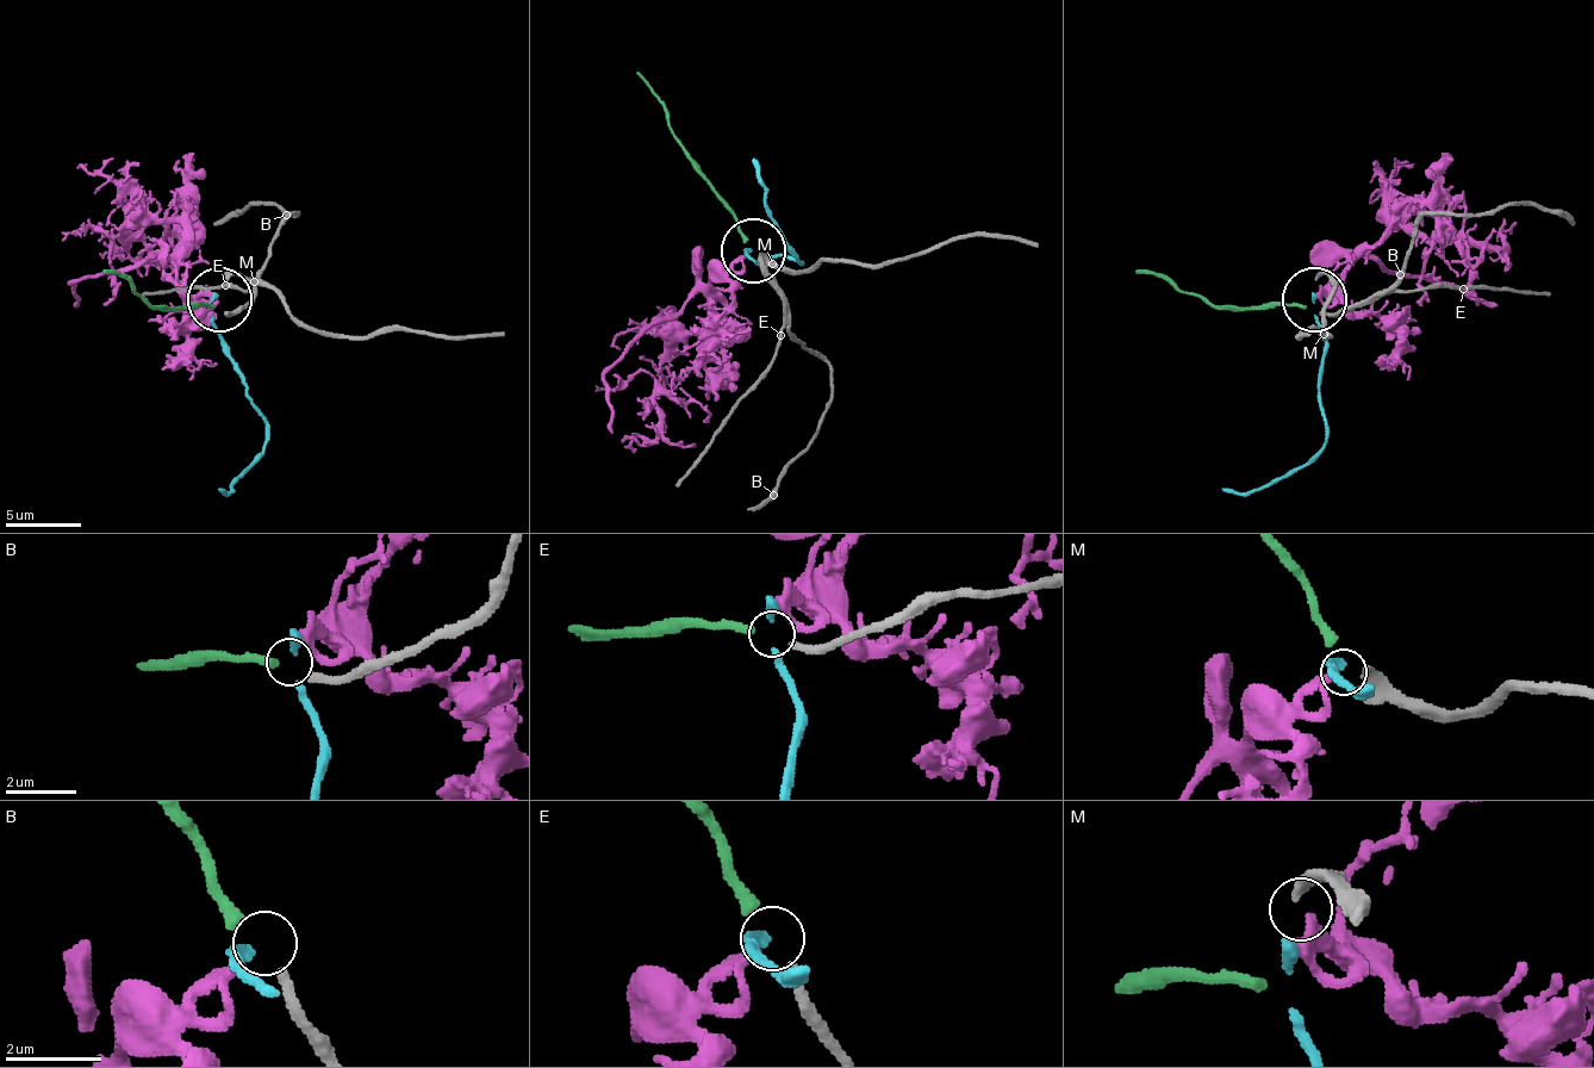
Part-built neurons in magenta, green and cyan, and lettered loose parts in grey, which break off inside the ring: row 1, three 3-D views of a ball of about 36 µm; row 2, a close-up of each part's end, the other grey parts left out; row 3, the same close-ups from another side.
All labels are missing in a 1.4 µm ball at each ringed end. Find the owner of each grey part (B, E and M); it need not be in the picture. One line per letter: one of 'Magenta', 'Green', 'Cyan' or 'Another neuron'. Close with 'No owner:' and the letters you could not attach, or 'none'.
B: Green
E: Another neuron
M: Magenta
No owner: E

